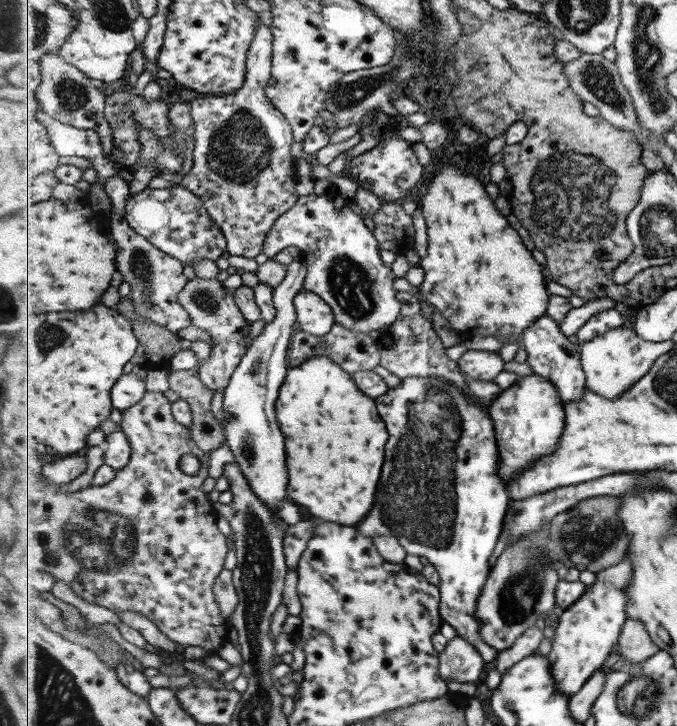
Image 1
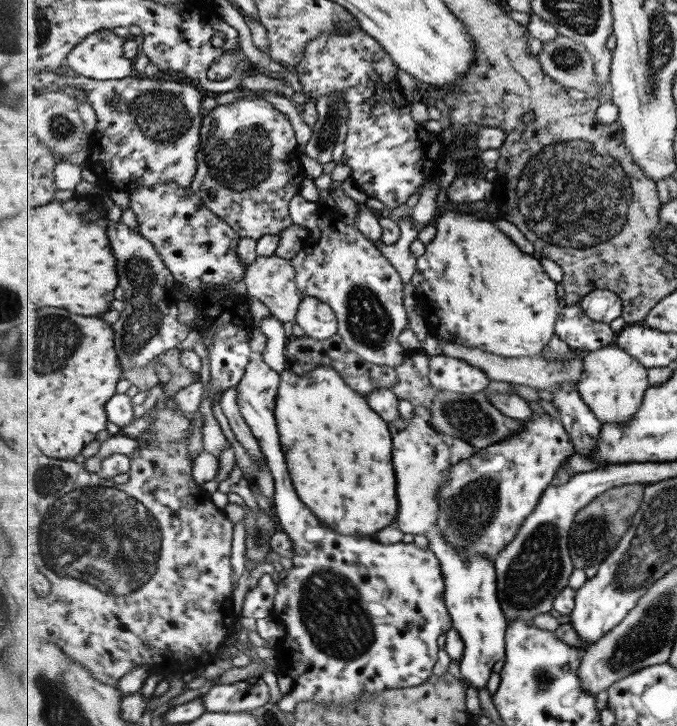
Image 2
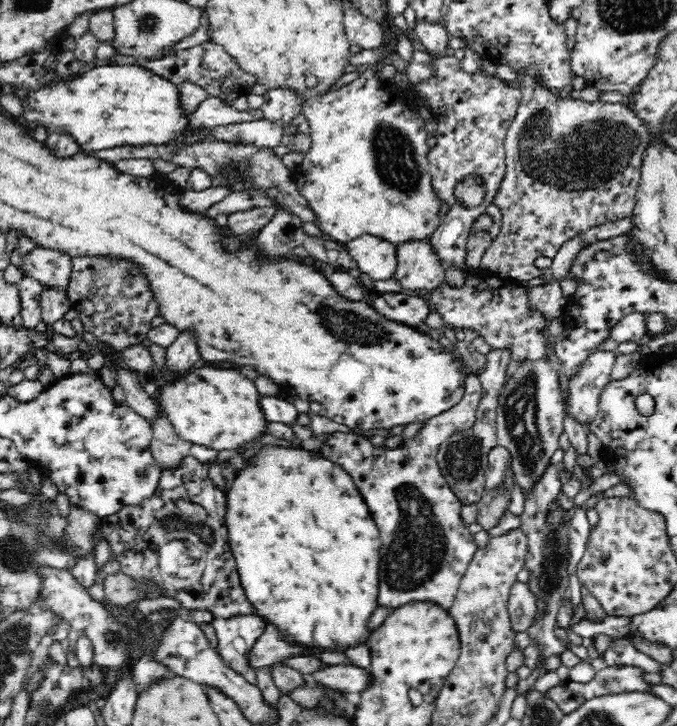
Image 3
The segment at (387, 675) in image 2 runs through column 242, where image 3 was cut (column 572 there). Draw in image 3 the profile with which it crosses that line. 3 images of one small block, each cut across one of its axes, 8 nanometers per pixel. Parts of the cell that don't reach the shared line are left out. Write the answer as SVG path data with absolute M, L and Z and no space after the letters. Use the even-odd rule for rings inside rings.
M600 350L594 352L580 368L580 372L570 378L570 397L567 410L578 420L588 425L596 416L599 399L604 387L611 381L610 373L614 368L618 352Z

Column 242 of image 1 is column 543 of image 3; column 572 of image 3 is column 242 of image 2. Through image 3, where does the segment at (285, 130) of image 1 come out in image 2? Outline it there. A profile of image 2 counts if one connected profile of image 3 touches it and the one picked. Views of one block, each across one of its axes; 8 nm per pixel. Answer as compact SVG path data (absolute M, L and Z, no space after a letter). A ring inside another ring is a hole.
M244 96L228 105L218 105L205 113L201 131L199 172L193 182L197 192L209 208L227 221L241 236L259 240L265 235L280 234L294 222L290 203L301 192L303 178L308 178L299 141L289 116L279 112L263 98Z

